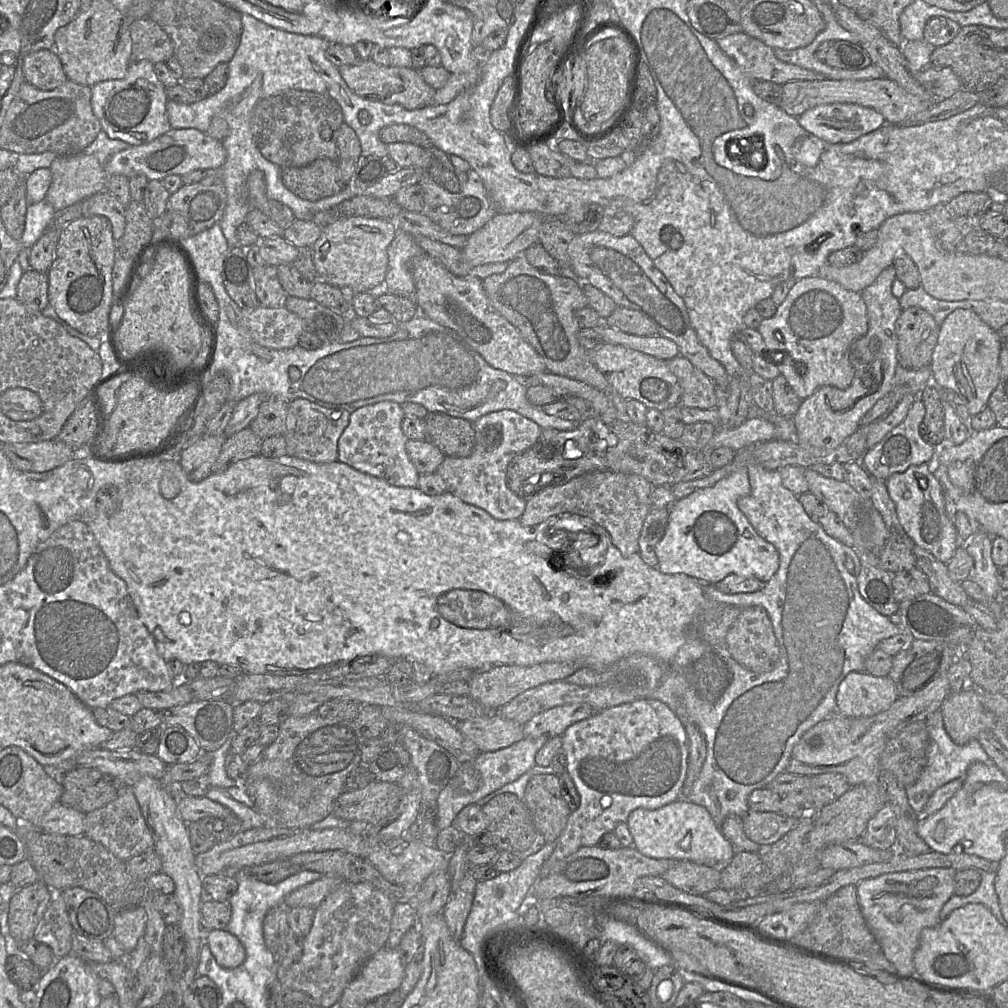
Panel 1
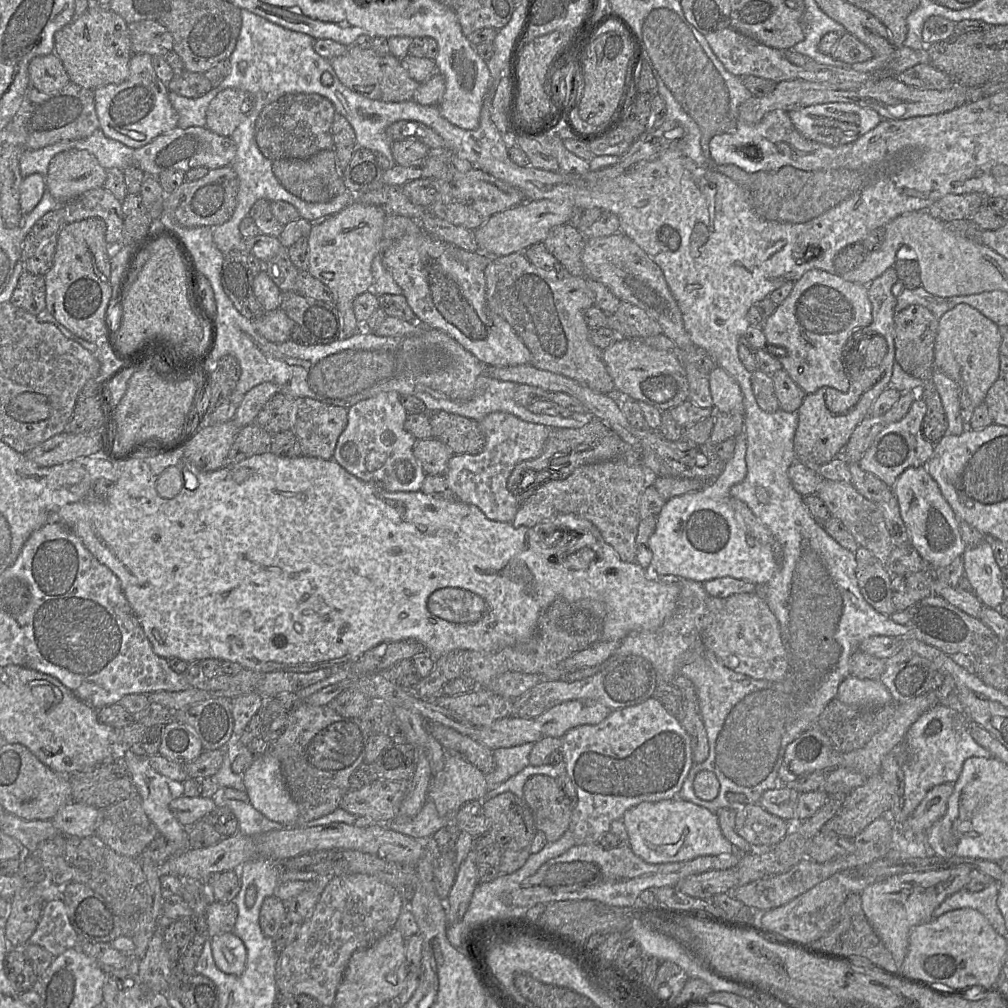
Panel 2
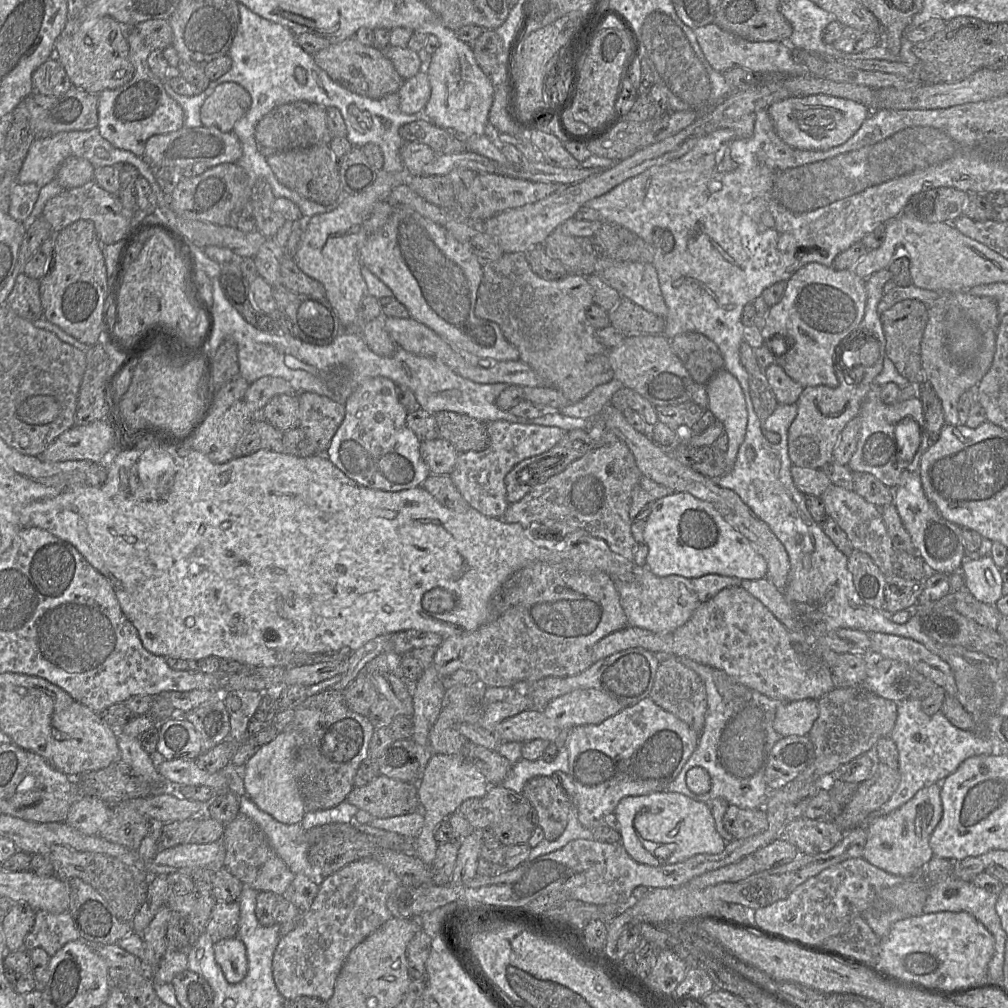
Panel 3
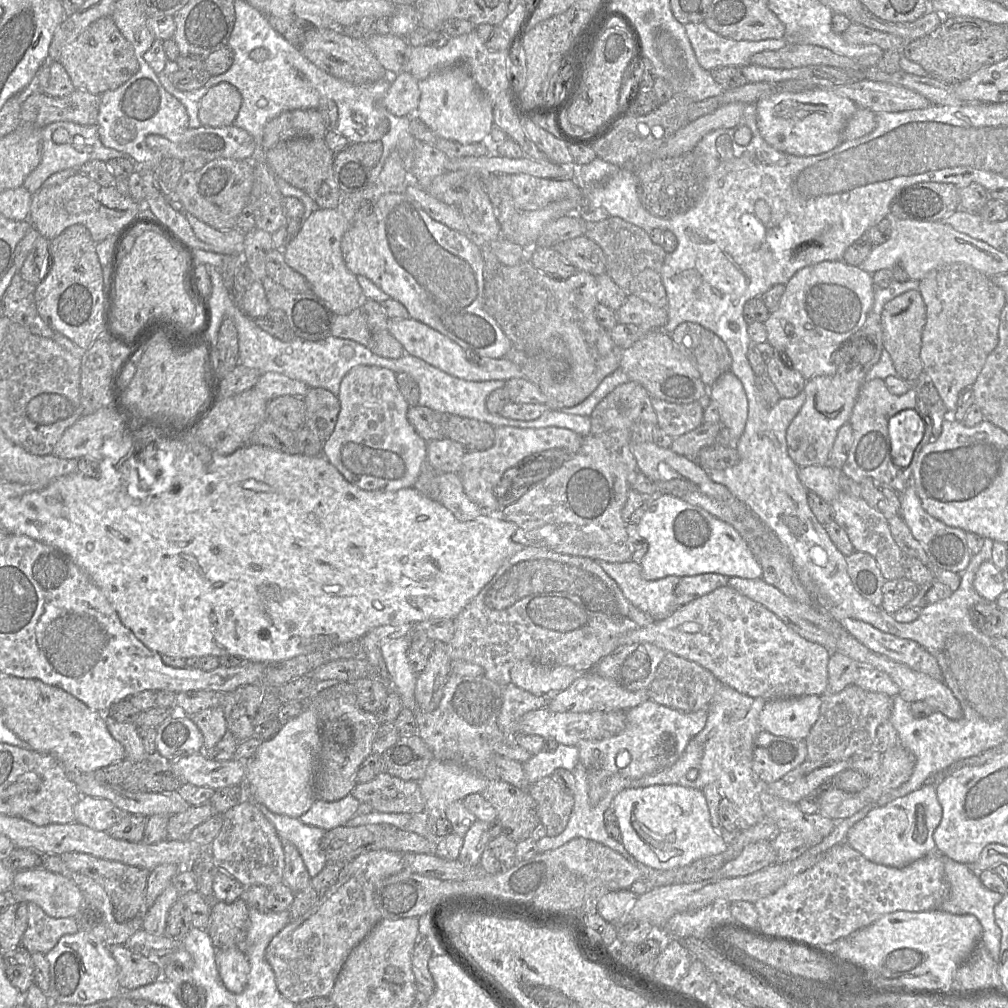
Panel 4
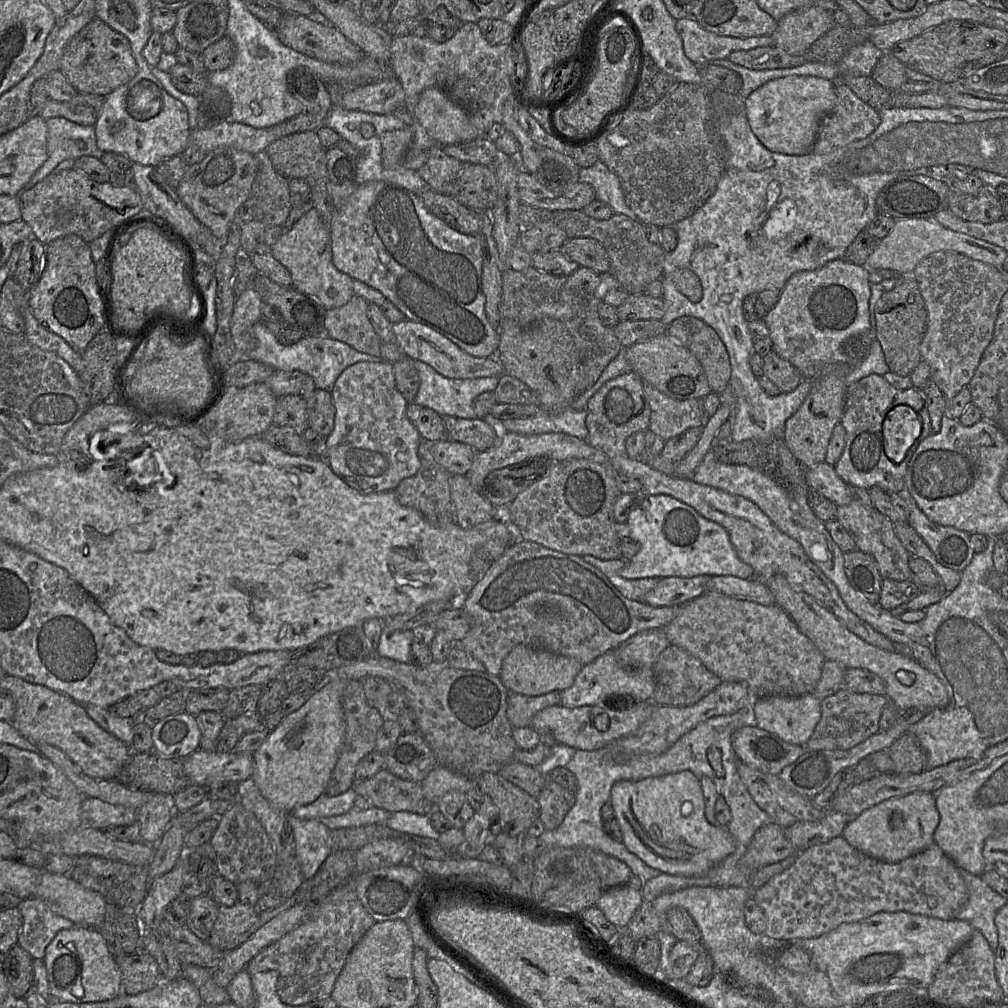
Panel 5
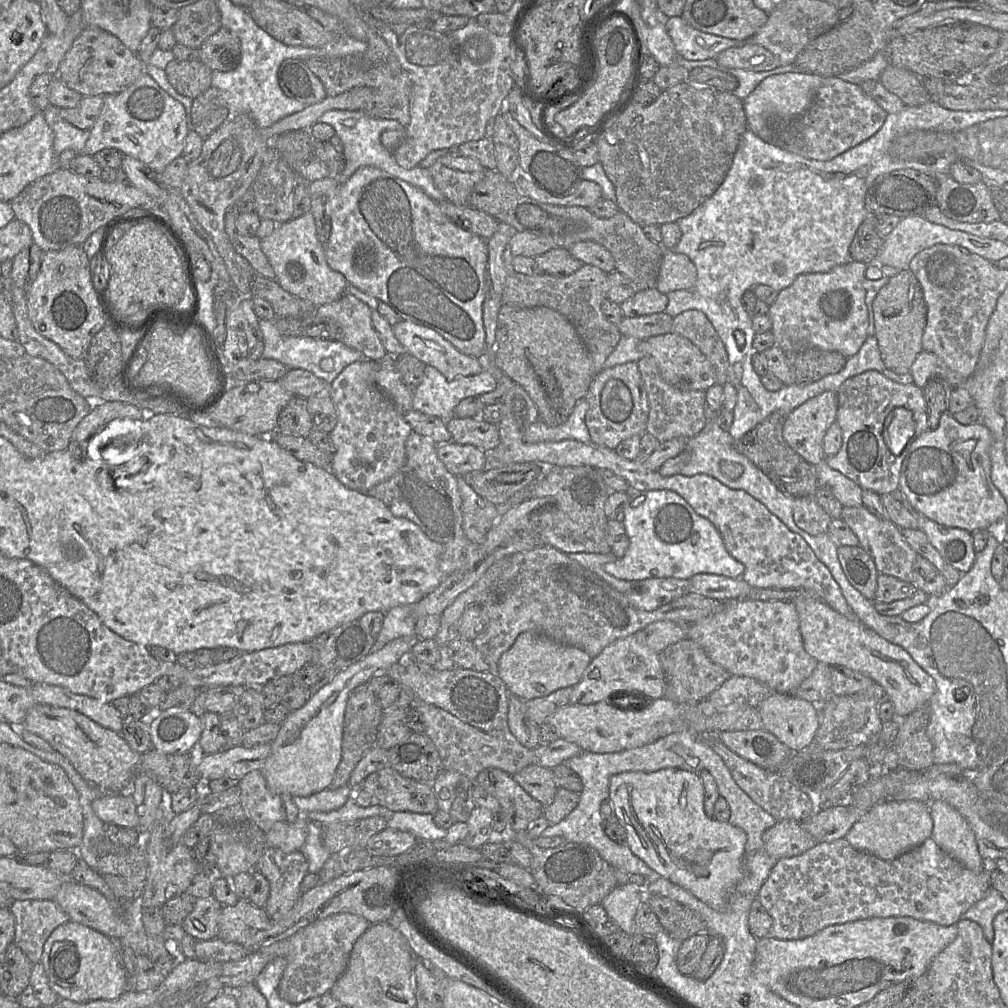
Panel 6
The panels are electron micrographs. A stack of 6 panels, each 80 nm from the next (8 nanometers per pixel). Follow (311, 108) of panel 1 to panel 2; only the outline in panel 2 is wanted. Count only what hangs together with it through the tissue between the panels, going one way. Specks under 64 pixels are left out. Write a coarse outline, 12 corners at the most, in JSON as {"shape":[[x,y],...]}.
{"shape":[[285,95],[261,111],[271,161],[334,149],[331,101]]}

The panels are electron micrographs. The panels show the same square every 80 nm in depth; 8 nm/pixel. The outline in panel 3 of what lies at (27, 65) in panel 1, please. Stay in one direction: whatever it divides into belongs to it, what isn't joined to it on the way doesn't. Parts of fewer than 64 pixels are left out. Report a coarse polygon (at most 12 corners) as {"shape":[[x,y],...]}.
{"shape":[[55,57],[33,72],[35,92],[64,94],[72,87]]}

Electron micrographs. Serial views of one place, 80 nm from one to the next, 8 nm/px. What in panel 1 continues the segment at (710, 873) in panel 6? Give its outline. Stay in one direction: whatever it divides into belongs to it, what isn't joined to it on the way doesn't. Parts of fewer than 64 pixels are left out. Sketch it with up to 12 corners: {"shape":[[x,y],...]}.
{"shape":[[676,800],[626,824],[649,858],[722,867],[737,852],[704,807]]}

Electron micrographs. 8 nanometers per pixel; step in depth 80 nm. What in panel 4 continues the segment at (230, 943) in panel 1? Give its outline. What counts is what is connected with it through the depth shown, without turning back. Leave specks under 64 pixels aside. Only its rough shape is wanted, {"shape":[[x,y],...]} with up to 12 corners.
{"shape":[[244,948],[216,950],[226,989],[242,993],[250,973]]}

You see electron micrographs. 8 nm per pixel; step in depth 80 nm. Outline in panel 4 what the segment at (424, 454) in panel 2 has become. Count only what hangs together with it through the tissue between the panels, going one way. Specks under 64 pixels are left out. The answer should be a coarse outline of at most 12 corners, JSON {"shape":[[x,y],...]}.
{"shape":[[441,438],[427,442],[427,463],[458,473],[467,450]]}

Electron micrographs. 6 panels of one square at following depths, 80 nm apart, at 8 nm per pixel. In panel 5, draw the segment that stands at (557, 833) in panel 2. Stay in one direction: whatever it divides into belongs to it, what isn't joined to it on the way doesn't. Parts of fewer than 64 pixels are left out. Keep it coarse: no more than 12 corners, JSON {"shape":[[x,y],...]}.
{"shape":[[549,780],[536,798],[545,830],[556,829],[575,793]]}

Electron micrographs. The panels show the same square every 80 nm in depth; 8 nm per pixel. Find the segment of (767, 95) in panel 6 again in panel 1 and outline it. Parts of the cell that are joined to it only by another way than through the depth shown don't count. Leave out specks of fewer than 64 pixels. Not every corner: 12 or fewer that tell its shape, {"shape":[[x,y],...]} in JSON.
{"shape":[[819,105],[797,120],[832,144],[850,143],[886,123],[873,108]]}

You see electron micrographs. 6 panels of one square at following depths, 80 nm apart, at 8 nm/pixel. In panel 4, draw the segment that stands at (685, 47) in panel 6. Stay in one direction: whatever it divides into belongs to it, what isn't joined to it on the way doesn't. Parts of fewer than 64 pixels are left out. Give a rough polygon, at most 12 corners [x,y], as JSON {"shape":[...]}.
{"shape":[[704,22],[684,26],[707,71],[749,65],[752,55],[779,50],[785,38],[726,38]]}

